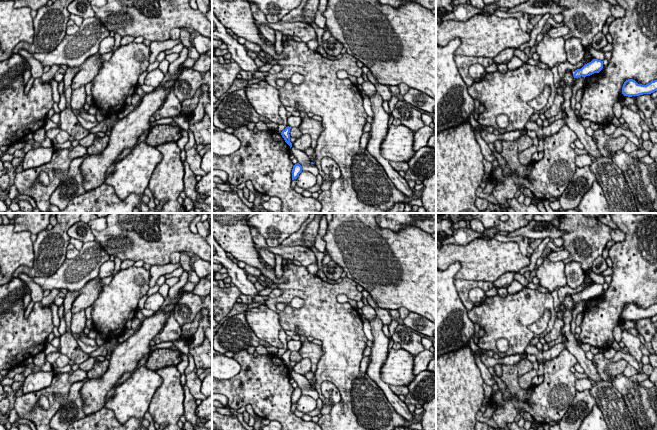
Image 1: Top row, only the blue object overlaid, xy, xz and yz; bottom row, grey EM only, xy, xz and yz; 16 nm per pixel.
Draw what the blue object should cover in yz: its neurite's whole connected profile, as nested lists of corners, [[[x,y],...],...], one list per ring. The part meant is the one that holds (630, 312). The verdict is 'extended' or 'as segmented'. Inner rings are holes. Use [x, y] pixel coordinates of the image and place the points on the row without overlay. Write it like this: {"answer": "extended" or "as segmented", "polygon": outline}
{"answer": "as segmented", "polygon": [[[628,303],[624,306],[622,311],[622,318],[628,321],[651,318],[655,315],[657,315],[657,304],[651,305],[646,309],[642,309],[638,308],[633,303]]]}

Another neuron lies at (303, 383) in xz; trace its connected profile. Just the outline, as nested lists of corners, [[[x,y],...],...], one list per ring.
[[[292,370],[290,372],[290,377],[298,384],[298,387],[302,390],[302,395],[310,396],[315,400],[319,399],[318,392],[315,390],[315,388],[311,387],[312,385],[305,376]]]

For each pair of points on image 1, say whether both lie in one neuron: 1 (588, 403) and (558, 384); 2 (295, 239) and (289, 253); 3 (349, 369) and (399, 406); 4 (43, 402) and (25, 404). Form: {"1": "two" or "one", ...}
{"1": "two", "2": "two", "3": "two", "4": "two"}

